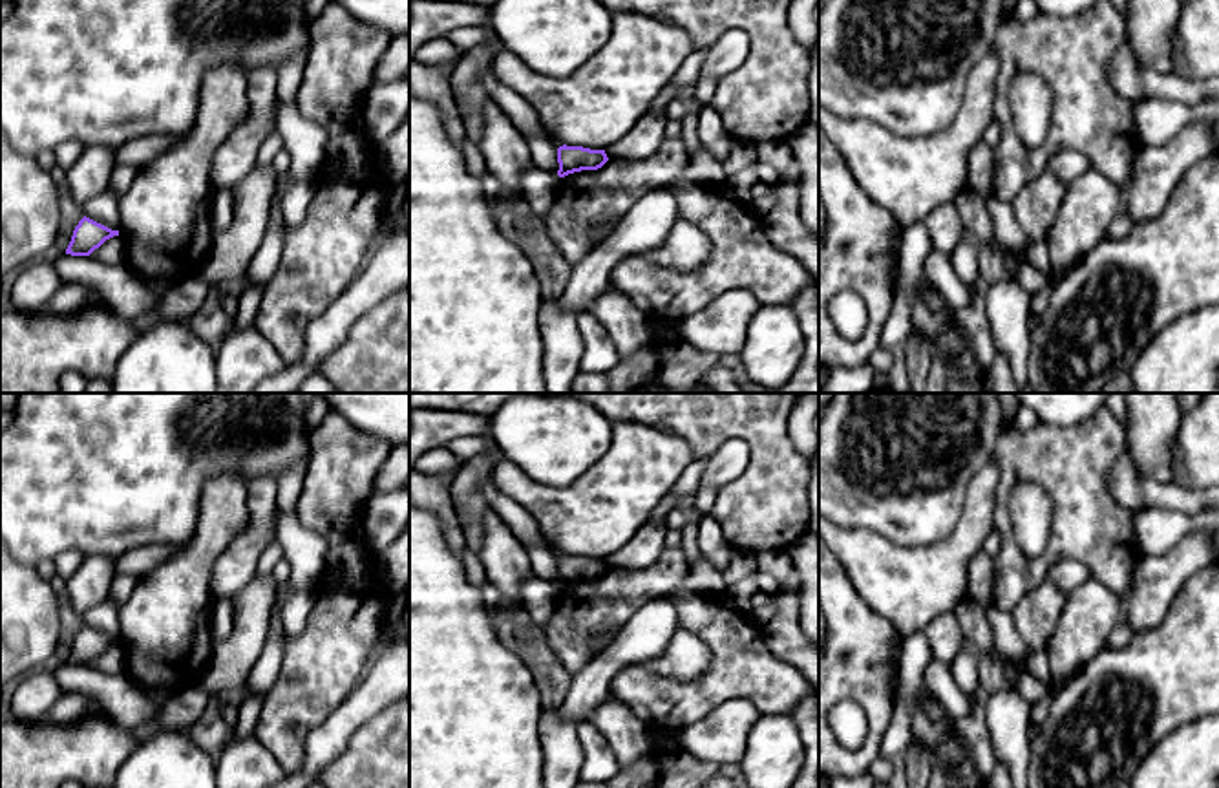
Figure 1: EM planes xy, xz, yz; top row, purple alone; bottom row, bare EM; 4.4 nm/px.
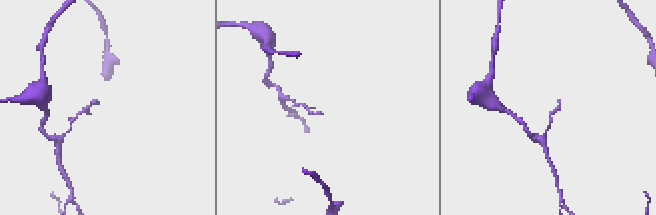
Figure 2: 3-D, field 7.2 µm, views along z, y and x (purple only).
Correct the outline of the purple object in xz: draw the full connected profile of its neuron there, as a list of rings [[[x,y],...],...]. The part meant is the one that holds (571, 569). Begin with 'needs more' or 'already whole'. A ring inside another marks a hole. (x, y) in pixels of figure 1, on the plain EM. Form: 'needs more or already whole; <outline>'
already whole; [[[559,556],[557,558],[557,585],[565,587],[581,580],[598,580],[609,570],[605,559],[590,559],[583,556]]]

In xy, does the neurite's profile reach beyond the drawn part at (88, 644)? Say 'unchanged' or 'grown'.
unchanged

